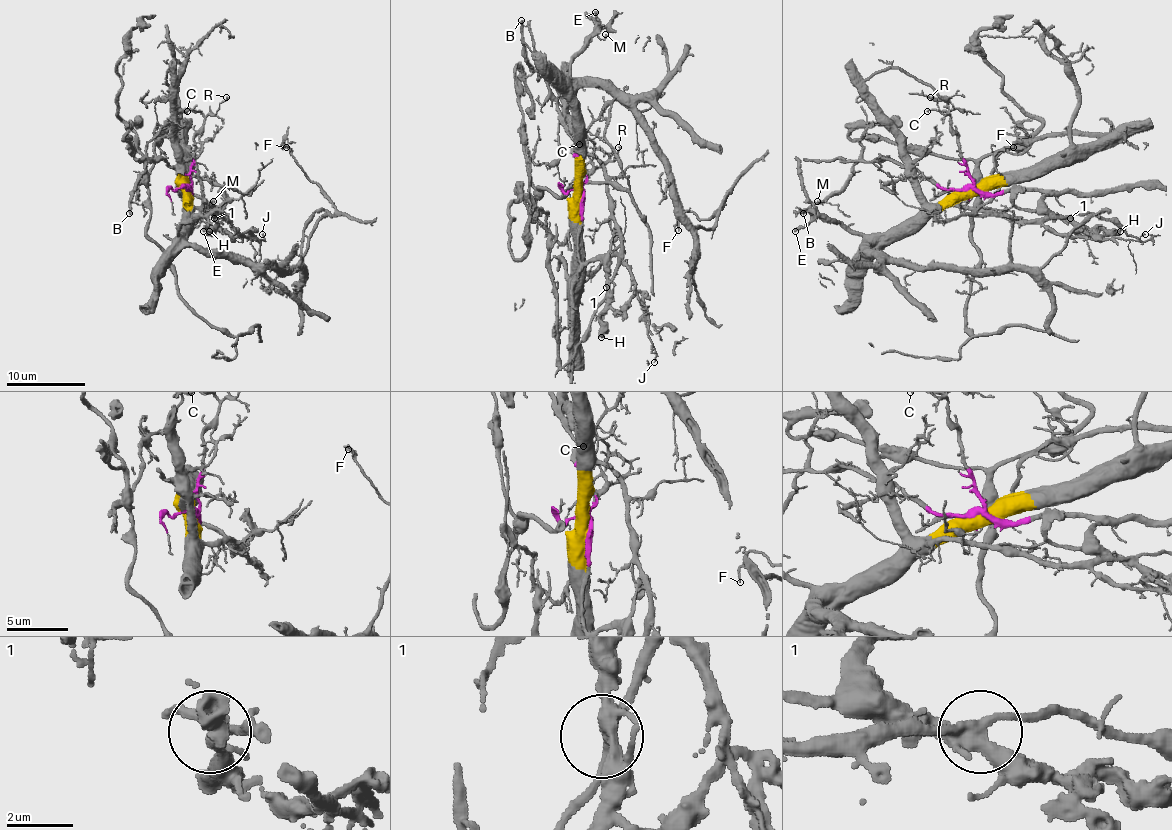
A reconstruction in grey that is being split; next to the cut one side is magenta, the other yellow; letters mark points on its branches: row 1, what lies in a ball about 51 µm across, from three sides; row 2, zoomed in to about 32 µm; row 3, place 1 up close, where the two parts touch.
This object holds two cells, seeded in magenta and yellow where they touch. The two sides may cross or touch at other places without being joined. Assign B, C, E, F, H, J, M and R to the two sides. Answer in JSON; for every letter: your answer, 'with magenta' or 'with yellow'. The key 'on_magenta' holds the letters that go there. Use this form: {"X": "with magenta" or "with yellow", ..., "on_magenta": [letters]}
{"B": "with yellow", "C": "with magenta", "E": "with yellow", "F": "with yellow", "H": "with magenta", "J": "with magenta", "M": "with yellow", "R": "with magenta", "on_magenta": ["C", "H", "J", "R"]}

